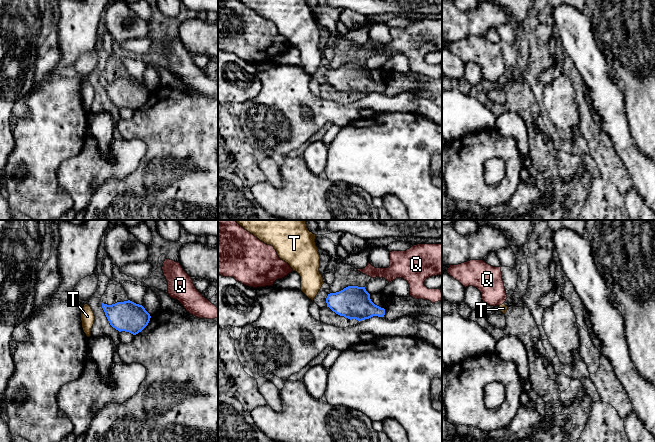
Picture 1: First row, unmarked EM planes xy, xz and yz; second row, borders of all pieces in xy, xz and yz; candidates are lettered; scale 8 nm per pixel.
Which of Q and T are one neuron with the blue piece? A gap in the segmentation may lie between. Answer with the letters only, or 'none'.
none

